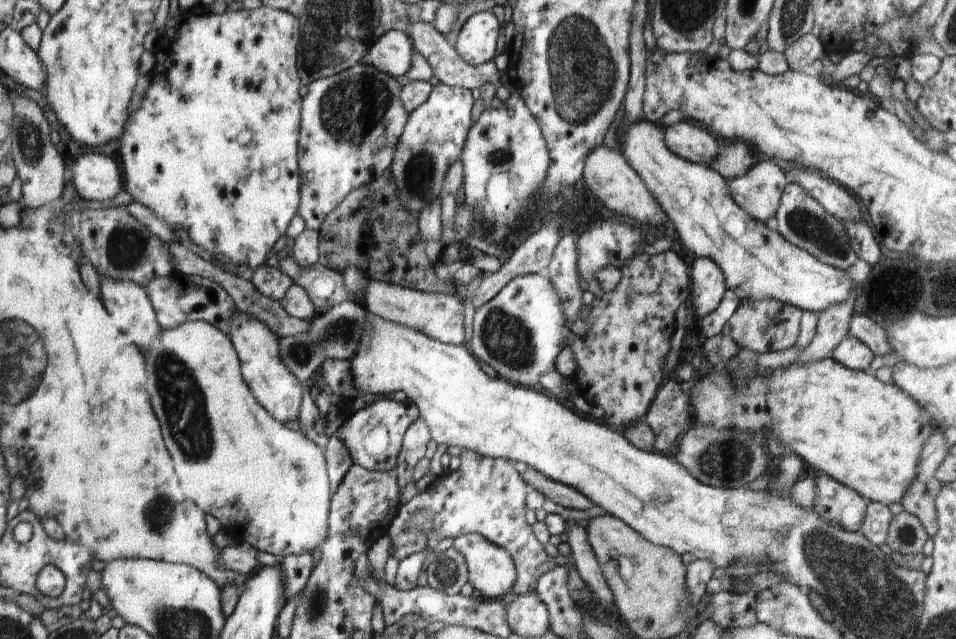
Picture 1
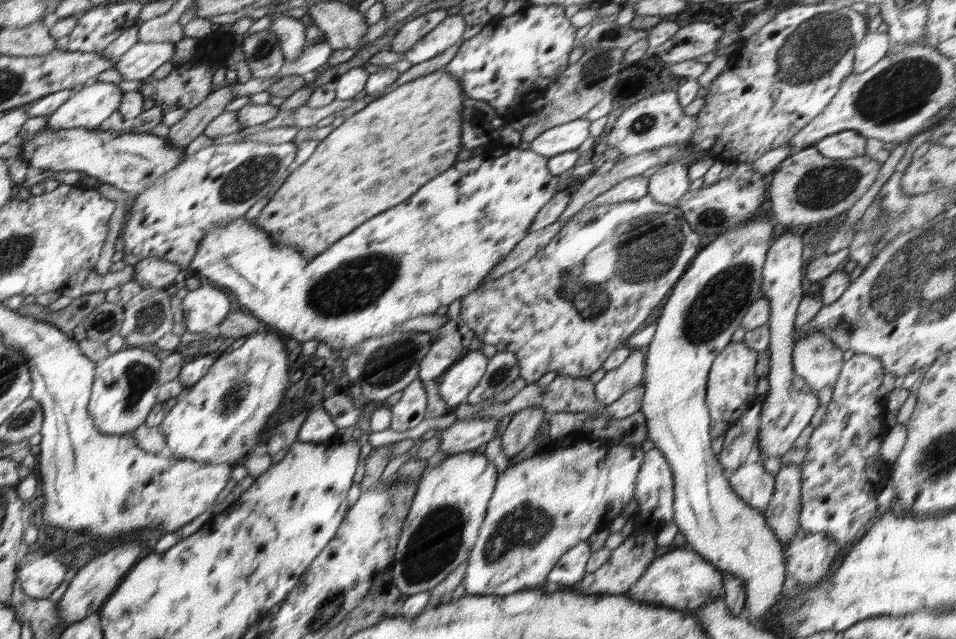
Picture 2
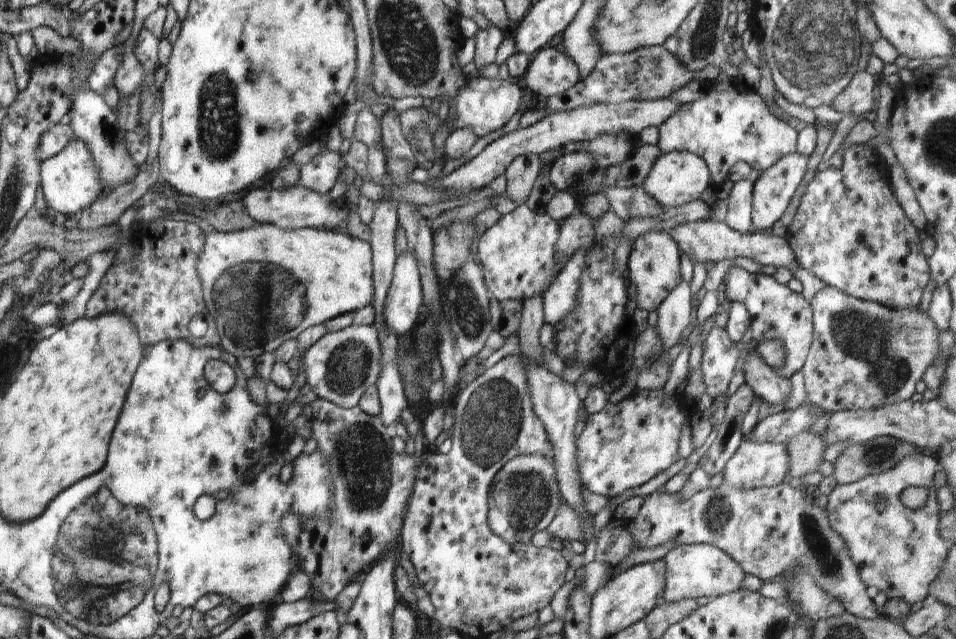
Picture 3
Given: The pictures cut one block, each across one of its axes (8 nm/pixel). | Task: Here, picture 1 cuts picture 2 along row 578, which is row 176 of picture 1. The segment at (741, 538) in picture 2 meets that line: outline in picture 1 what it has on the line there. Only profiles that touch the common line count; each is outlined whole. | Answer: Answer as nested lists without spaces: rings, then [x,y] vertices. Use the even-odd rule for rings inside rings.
[[[757,162],[742,178],[728,181],[730,196],[752,218],[766,223],[775,216],[780,197],[788,183],[776,162]]]

